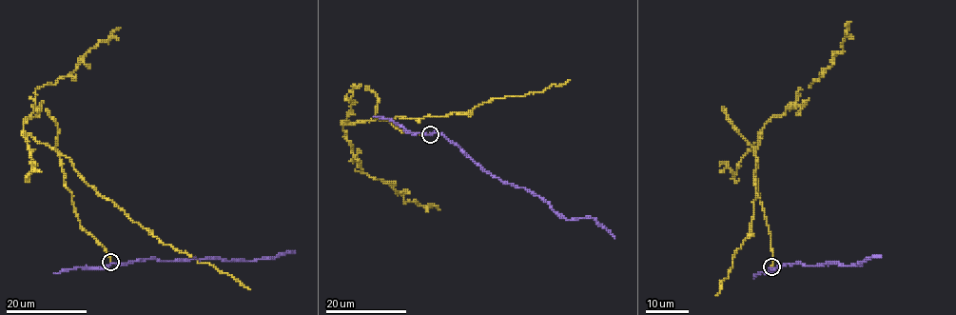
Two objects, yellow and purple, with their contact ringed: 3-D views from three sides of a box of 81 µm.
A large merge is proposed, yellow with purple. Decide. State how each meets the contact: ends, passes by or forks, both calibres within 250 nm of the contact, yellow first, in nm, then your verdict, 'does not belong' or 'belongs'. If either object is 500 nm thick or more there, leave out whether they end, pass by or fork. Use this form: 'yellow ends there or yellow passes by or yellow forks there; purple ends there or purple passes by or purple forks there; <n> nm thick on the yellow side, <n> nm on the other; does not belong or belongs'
yellow ends there; purple passes by; 240 nm thick on the yellow side, 280 nm on the other; does not belong

